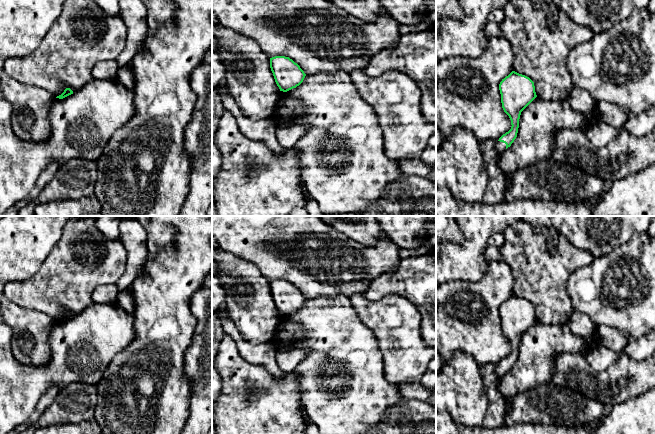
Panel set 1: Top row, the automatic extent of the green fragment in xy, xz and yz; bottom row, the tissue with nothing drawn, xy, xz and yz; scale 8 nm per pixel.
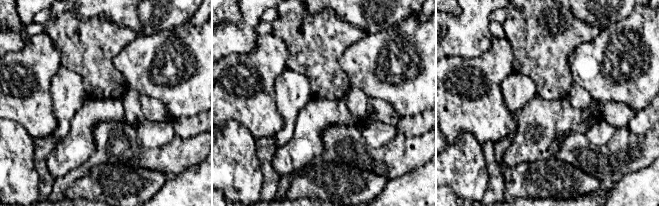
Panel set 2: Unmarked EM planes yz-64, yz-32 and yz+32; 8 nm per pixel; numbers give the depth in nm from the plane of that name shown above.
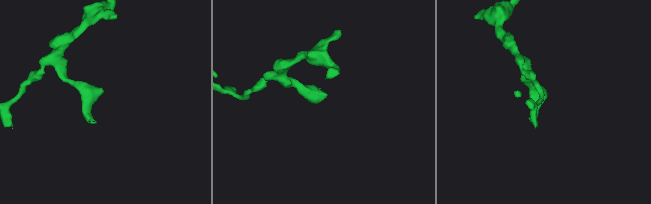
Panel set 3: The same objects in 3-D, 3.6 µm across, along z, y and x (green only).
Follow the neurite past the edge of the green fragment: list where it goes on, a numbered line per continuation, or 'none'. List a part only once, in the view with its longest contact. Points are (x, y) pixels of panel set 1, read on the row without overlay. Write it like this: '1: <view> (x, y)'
1: yz (500, 370)

